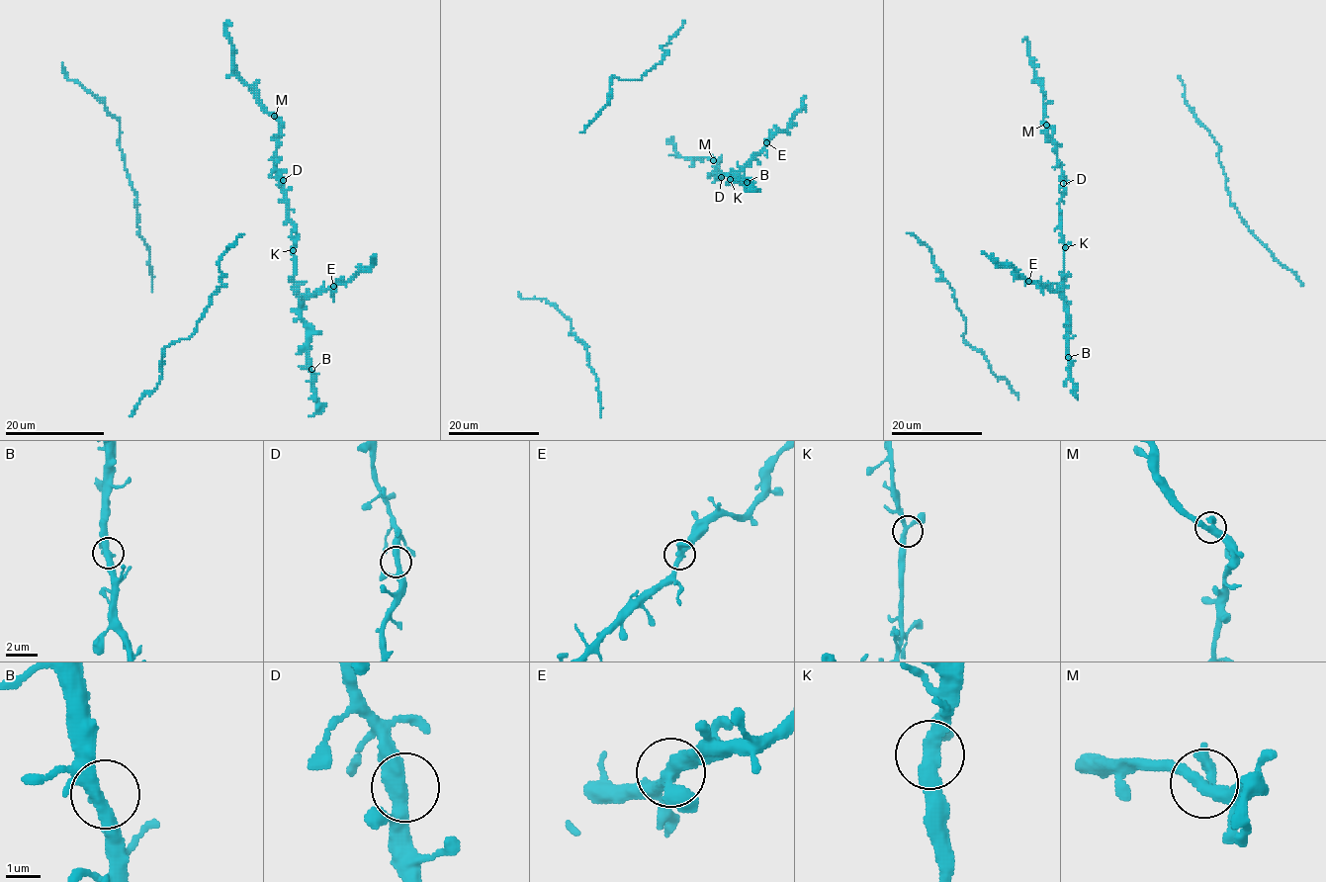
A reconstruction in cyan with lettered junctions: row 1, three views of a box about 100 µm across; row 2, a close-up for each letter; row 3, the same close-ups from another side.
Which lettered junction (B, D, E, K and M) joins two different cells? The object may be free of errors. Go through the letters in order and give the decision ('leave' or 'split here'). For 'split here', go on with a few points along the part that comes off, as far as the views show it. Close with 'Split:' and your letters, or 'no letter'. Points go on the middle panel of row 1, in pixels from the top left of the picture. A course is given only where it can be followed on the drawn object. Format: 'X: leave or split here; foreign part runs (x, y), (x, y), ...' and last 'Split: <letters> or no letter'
B: leave
D: leave
E: leave
K: leave
M: leave
Split: no letter

